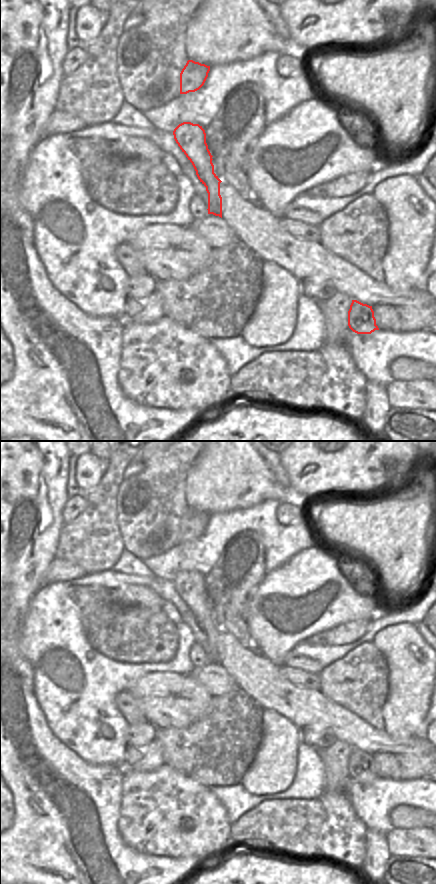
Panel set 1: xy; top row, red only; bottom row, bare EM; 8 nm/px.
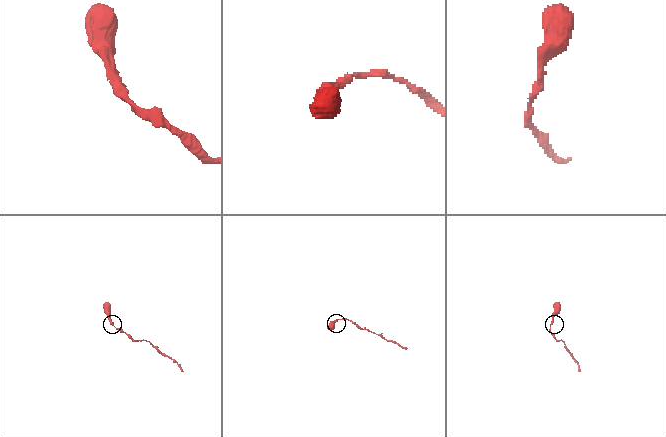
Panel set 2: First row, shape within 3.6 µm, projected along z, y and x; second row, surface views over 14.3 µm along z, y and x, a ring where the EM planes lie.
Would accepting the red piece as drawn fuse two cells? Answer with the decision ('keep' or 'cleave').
keep

